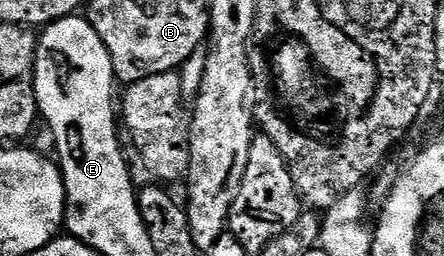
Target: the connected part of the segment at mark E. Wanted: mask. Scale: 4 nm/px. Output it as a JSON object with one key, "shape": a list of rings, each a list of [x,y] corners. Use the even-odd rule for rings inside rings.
{"shape":[[[84,16],[64,17],[40,30],[37,43],[37,58],[33,64],[34,85],[37,88],[37,108],[44,124],[53,132],[53,140],[61,145],[59,166],[65,178],[65,220],[64,228],[68,236],[81,240],[81,233],[93,233],[93,229],[125,229],[125,221],[101,221],[101,217],[125,217],[125,197],[117,185],[135,183],[129,165],[125,161],[123,142],[117,138],[119,121],[113,118],[113,64],[111,55],[97,34],[97,26],[92,20],[84,21]]]}

